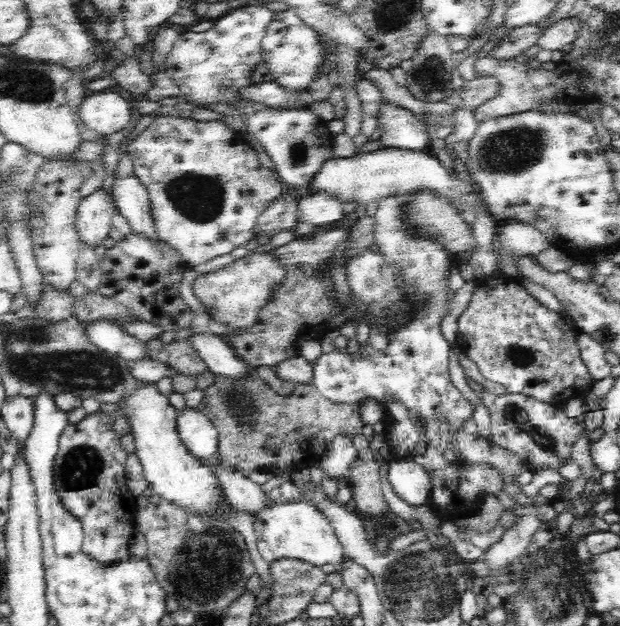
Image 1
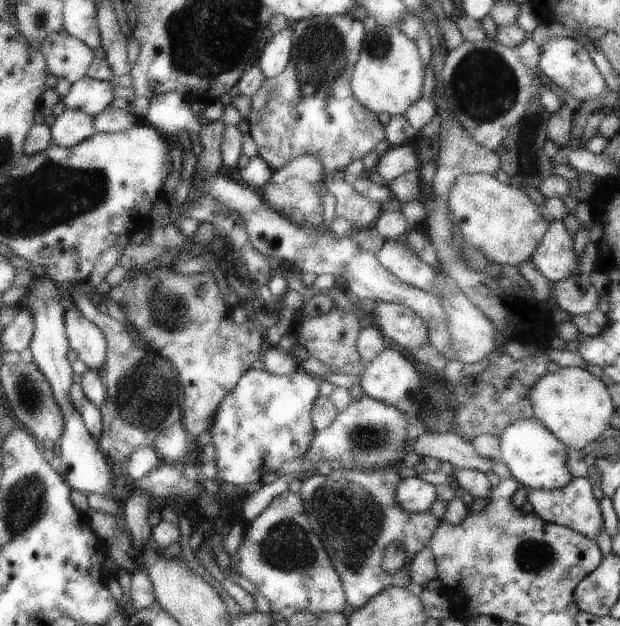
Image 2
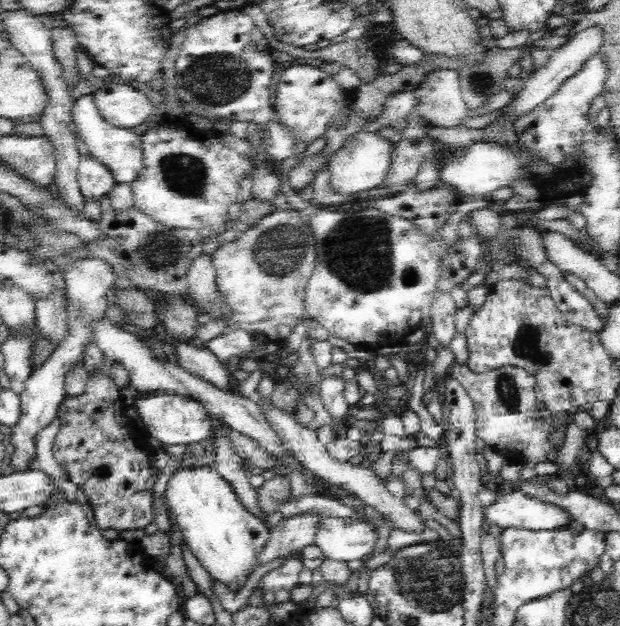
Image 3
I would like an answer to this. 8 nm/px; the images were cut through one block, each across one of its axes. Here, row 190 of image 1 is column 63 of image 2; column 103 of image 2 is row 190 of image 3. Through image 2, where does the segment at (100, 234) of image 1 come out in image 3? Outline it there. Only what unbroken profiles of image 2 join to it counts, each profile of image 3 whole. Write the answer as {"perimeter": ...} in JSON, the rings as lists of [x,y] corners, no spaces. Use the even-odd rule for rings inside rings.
{"perimeter":[[[91,155],[80,156],[77,181],[85,200],[102,200],[116,183],[111,172]]]}

